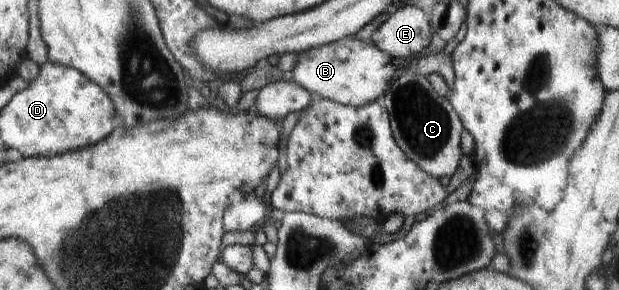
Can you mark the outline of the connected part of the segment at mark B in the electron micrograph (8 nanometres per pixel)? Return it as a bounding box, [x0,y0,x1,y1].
[288,36,398,107]

